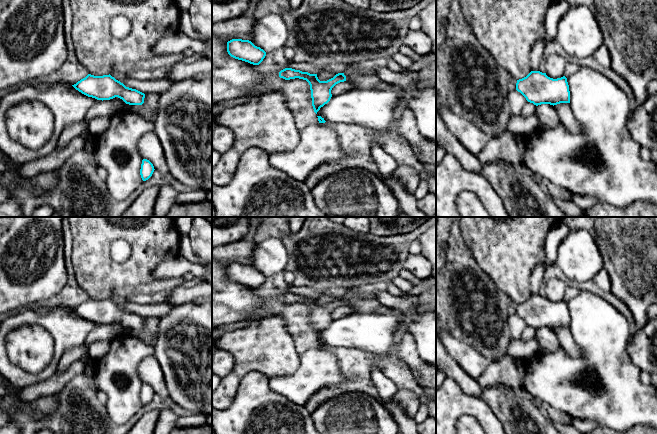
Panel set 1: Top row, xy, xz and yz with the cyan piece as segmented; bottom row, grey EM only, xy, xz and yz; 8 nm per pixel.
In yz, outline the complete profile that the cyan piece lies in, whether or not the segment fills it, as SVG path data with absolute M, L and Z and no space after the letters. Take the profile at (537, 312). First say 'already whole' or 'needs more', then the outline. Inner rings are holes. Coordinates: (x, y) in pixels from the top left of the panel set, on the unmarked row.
already whole; M531 295L526 301L517 304L516 314L536 330L570 327L569 309L565 300L553 303L546 297Z

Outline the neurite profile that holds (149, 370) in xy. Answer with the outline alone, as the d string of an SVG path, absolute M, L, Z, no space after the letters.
M153 355L143 359L138 367L138 373L143 383L149 384L155 394L162 399L170 398L163 371Z

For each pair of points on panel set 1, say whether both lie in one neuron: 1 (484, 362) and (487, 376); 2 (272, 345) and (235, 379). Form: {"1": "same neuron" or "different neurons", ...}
{"1": "different neurons", "2": "same neuron"}

